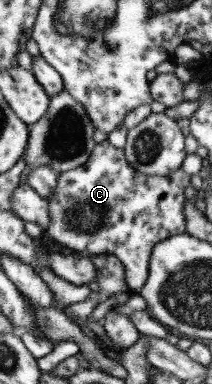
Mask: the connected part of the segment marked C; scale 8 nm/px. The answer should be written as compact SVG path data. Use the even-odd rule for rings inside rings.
M108 140L99 142L89 159L79 167L59 173L58 186L49 199L50 224L44 231L53 241L60 243L84 257L93 254L113 254L123 264L125 283L130 293L139 293L148 276L148 263L151 250L156 243L186 232L183 203L187 201L183 191L189 187L192 175L182 168L169 175L145 175L135 171L127 163L124 149L113 147Z

